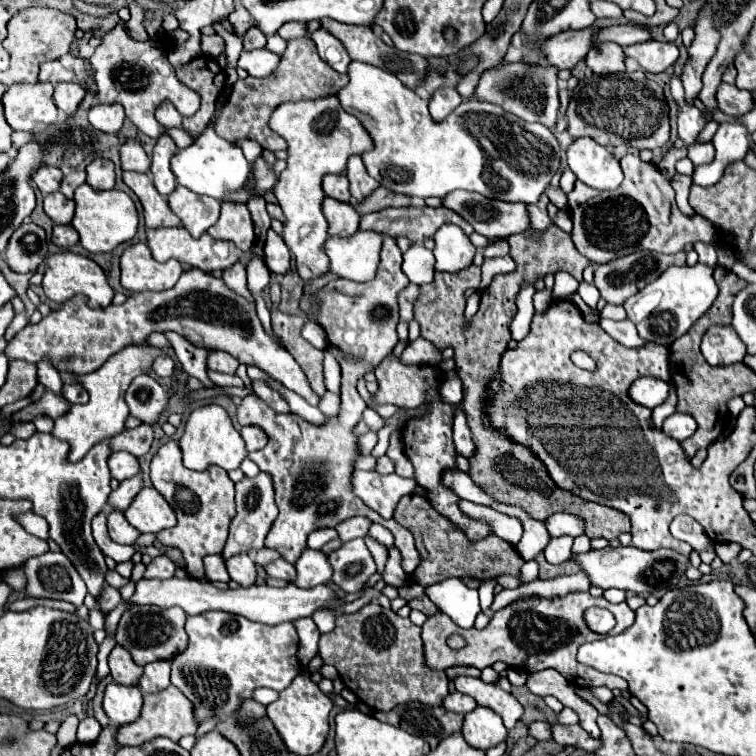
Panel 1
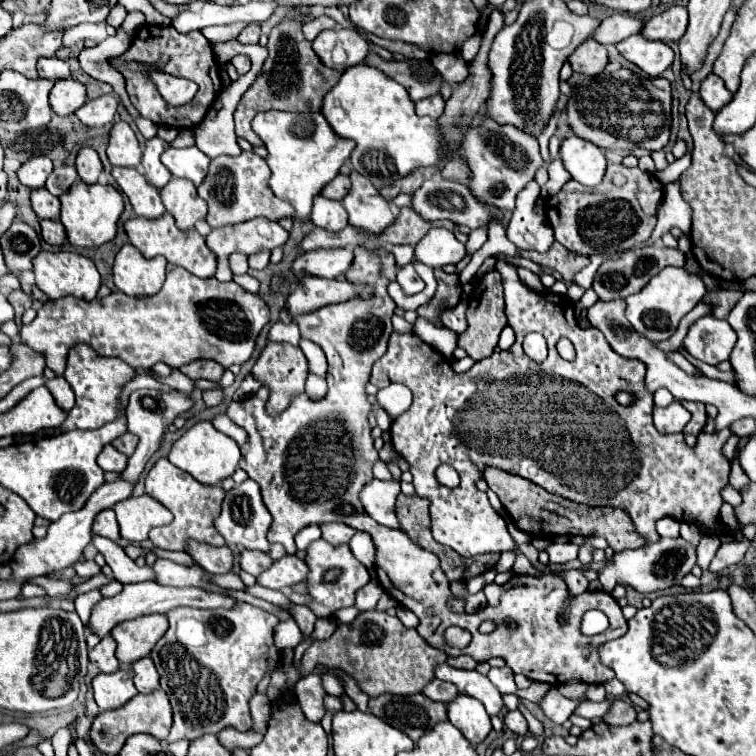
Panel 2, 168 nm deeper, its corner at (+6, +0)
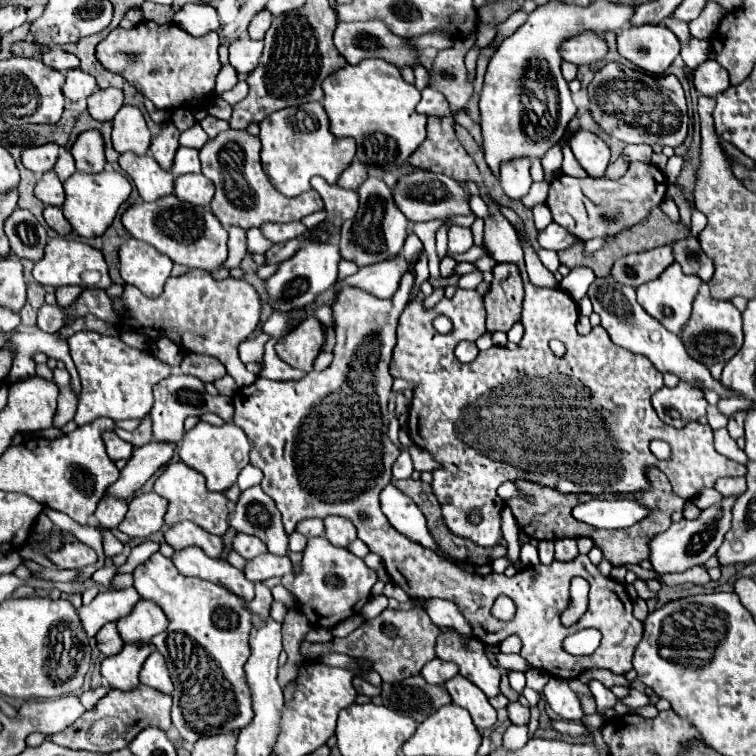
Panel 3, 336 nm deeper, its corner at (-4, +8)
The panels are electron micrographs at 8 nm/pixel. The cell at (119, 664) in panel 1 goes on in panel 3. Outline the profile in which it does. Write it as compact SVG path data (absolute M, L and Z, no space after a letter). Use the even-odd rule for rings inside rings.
M115 622L105 624L105 626L97 632L95 640L97 640L97 648L99 648L105 656L113 656L115 652L119 652L119 648L123 648L123 640L121 640L117 628L115 628Z

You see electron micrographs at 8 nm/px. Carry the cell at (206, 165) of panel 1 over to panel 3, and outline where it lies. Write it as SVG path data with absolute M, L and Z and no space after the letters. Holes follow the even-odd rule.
M179 148L175 154L175 162L171 172L175 176L189 174L189 172L201 172L201 162L199 162L199 150L195 148Z

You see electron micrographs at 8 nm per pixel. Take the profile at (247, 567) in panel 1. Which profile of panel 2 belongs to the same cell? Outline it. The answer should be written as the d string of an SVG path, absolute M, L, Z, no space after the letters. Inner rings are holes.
M189 544L189 554L211 574L227 574L233 568L233 552L227 546L213 548L207 544Z

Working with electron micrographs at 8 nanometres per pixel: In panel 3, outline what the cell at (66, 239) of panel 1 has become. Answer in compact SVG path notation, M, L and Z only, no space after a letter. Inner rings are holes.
M45 206L43 218L45 218L45 222L47 222L59 236L67 236L67 234L71 232L71 224L69 224L67 218L63 216L61 208L57 208L57 206Z

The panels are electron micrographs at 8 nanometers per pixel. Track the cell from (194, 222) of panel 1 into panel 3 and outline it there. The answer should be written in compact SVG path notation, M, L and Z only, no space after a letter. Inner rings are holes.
M183 174L175 180L175 196L195 206L209 206L215 194L215 186L203 174Z

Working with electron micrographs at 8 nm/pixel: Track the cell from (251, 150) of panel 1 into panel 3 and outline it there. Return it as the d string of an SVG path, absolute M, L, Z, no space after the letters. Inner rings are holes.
M207 115L203 118L199 124L201 124L201 128L207 132L207 136L209 136L209 138L215 138L219 132L229 130L228 121L217 119L211 115Z

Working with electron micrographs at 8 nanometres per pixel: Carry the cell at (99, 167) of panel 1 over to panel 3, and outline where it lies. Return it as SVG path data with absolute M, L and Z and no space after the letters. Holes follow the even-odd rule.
M85 130L77 136L71 154L81 172L97 174L105 168L105 142L99 130Z

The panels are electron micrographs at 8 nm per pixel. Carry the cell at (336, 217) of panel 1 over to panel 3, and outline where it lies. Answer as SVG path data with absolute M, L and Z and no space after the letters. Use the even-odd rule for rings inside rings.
M311 178L311 188L317 190L325 202L325 210L337 222L349 220L359 208L359 194L355 190L345 190L337 184L327 184L323 178Z

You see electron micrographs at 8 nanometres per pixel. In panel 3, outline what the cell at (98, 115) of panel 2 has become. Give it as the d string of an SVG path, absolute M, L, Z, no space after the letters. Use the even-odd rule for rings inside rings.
M105 88L105 90L95 90L89 98L89 114L93 120L107 122L113 120L115 112L123 106L123 92L119 88Z

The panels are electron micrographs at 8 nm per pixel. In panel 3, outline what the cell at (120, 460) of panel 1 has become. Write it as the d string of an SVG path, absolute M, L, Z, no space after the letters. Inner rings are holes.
M103 432L101 438L103 438L103 444L105 444L107 456L111 460L119 460L119 458L125 458L127 460L133 454L133 446L127 444L125 440L121 440L115 432Z

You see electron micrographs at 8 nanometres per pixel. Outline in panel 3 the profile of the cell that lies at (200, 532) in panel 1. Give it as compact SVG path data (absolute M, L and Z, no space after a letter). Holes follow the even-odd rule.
M183 462L169 464L165 472L155 480L155 492L163 498L167 498L169 508L165 514L165 526L189 520L207 530L209 534L223 536L227 530L227 498L225 494L219 492L209 492L205 488L205 476L199 474L197 470L191 470Z

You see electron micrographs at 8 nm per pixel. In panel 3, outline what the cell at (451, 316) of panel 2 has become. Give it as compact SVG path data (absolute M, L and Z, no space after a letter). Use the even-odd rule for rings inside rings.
M429 116L427 120L427 140L417 148L417 152L411 154L411 158L409 158L407 162L409 162L411 166L417 166L417 168L427 170L427 172L447 174L449 178L457 178L457 180L465 180L465 182L469 180L469 182L475 182L475 184L477 184L479 196L481 196L481 200L483 200L483 202L487 204L487 208L489 208L489 216L484 220L483 246L485 246L485 250L487 250L489 256L497 263L513 262L513 264L517 264L517 268L521 270L523 282L525 282L525 302L523 302L523 318L521 318L521 320L523 320L523 326L525 326L525 336L523 336L519 348L517 348L517 350L507 350L506 347L493 345L489 350L480 351L479 356L477 356L473 362L469 362L469 364L461 364L461 362L455 358L455 346L457 346L461 340L477 340L477 338L483 334L483 329L486 329L486 311L483 304L483 296L477 292L477 290L457 288L457 292L453 294L453 298L443 298L433 310L423 310L423 308L419 308L419 306L415 306L413 302L409 302L407 308L403 310L401 318L399 318L397 344L395 344L395 348L393 348L393 360L391 360L391 376L395 376L395 378L405 378L405 380L409 380L409 382L415 384L413 400L411 400L411 408L409 408L409 434L411 434L413 442L415 442L419 448L427 450L427 452L441 464L441 466L433 472L433 492L435 492L435 496L437 496L437 500L439 500L439 504L441 504L441 508L443 508L445 524L447 524L447 528L449 528L453 534L457 534L457 536L461 536L461 538L469 538L469 540L473 540L473 542L479 544L479 546L495 546L497 540L499 540L499 536L501 536L499 518L501 518L501 510L503 510L503 500L497 496L497 488L499 488L499 484L503 484L503 482L507 482L507 480L511 480L511 482L515 482L515 480L537 482L537 484L555 488L555 490L565 492L565 494L585 494L585 492L587 492L587 494L601 494L601 492L621 494L621 492L647 490L647 488L649 488L649 480L647 480L647 476L645 476L645 468L647 468L647 466L657 466L657 468L669 478L673 492L675 492L677 496L681 496L683 500L687 500L687 498L691 500L691 498L699 492L699 488L705 488L705 486L707 486L707 488L713 488L715 480L721 478L721 476L745 476L745 474L747 474L747 468L745 468L743 464L737 464L737 462L733 462L733 460L721 456L721 454L713 448L713 430L711 430L711 426L703 426L703 424L699 424L699 422L689 422L685 428L679 428L679 430L677 430L677 428L671 428L671 426L667 426L667 424L663 424L663 422L659 420L659 416L655 414L655 410L653 410L653 406L651 406L651 396L653 396L659 388L663 388L663 374L651 364L651 360L647 360L647 358L641 356L641 354L633 354L633 352L629 352L629 350L625 350L625 348L613 344L611 338L609 338L609 334L607 334L605 328L601 328L601 326L595 326L589 336L577 334L575 324L577 324L579 314L577 314L577 304L571 300L571 296L569 296L567 292L561 292L559 288L539 288L539 286L533 286L533 284L529 282L527 272L525 272L525 262L523 262L523 250L521 250L517 232L515 232L515 228L509 224L509 220L501 214L499 204L497 204L497 202L489 196L489 192L485 190L483 180L481 180L481 174L479 174L479 170L477 170L473 158L471 158L471 156L463 150L463 146L459 144L459 140L457 140L457 136L455 136L455 118L453 118L453 116ZM439 314L447 316L447 318L453 322L453 330L451 330L449 334L439 334L439 332L433 328L433 320L435 320ZM551 338L557 338L557 340L561 340L561 342L567 346L567 354L565 354L563 358L557 358L555 354L551 354L551 350L549 350L549 340L551 340ZM567 380L571 380L571 382L581 382L581 390L579 390L577 386L567 386ZM513 382L519 382L519 396L511 396L511 394L505 394L505 392L501 394L501 390L507 388L507 386L511 386ZM651 440L665 440L665 442L669 442L671 452L673 452L673 454L671 454L671 460L667 460L667 462L657 460L657 458L651 454L651 450L649 450L649 442L651 442ZM469 510L481 510L481 512L483 512L483 520L481 520L479 524L471 524L471 522L467 520Z

